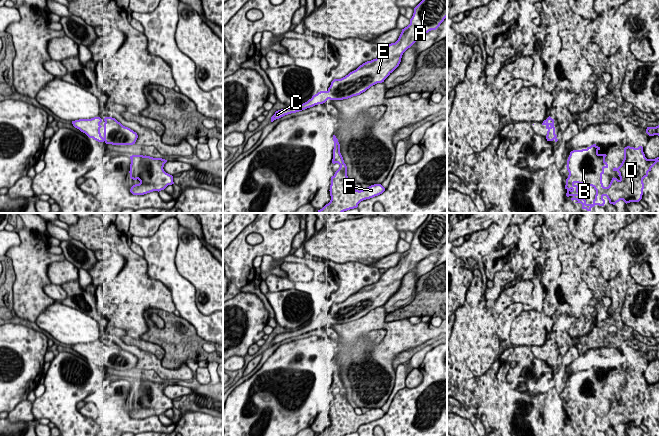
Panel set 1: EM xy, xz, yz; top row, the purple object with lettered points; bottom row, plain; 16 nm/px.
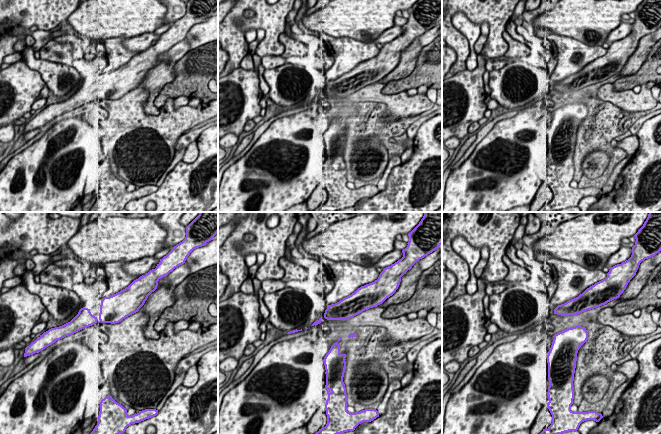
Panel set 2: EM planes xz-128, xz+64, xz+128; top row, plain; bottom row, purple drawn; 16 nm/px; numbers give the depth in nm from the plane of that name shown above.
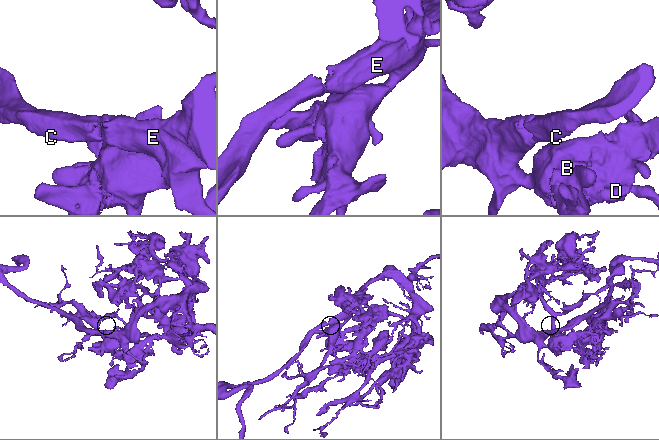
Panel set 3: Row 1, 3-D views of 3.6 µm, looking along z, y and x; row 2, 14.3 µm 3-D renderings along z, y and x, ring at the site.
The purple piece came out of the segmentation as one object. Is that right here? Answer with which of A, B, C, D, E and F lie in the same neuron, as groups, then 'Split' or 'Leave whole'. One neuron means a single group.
Groups: A B C D E F. Leave whole

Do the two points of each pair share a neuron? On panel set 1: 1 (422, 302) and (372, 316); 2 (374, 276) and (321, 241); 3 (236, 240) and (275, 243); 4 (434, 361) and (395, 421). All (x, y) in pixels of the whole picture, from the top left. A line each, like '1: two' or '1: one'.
1: two
2: two
3: one
4: one

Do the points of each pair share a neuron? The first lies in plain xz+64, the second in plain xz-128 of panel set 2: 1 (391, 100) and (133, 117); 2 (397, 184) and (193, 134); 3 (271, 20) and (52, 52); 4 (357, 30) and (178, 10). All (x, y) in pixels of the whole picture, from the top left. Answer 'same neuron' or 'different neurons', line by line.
1: same neuron
2: different neurons
3: different neurons
4: different neurons

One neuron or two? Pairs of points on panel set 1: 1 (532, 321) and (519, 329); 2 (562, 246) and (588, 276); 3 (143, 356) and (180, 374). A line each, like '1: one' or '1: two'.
1: one
2: two
3: one

